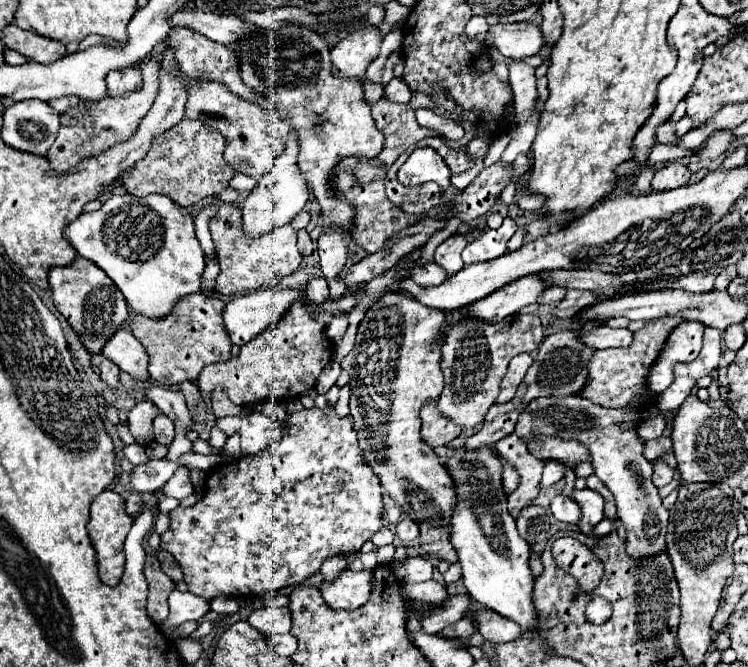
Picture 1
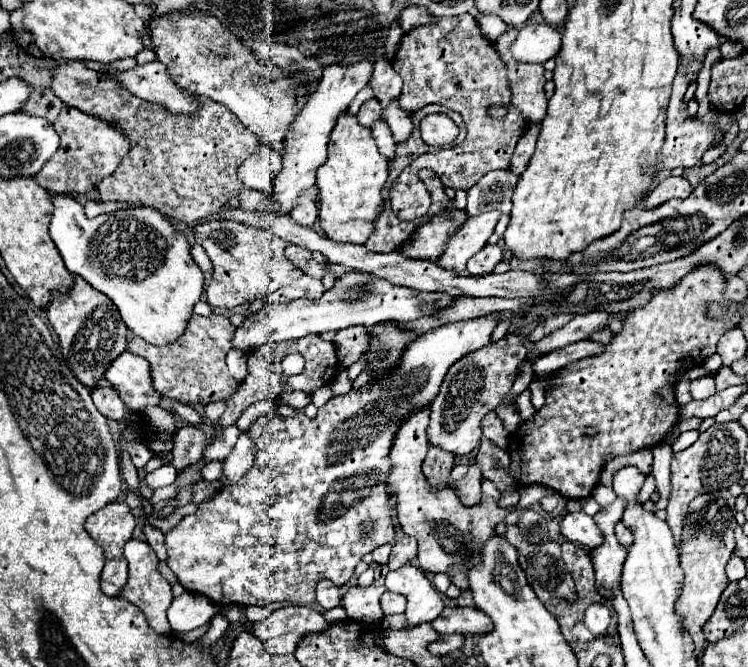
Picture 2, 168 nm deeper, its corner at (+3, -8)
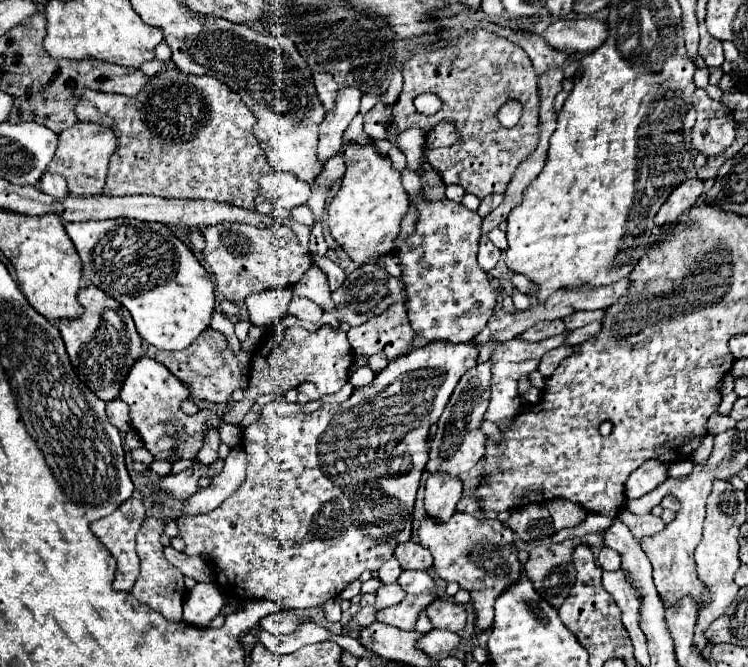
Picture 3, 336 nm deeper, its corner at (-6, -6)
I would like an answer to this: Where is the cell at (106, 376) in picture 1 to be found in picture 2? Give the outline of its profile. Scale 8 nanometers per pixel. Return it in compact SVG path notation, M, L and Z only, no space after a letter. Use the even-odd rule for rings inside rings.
M96 388L96 390L92 390L92 400L94 400L98 412L106 418L124 420L130 414L128 406L122 402L122 398L116 394L114 388Z

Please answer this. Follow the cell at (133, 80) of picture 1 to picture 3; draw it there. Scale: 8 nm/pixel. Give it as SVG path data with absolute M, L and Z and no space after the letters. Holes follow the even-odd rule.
M177 68L155 74L139 96L119 96L87 90L77 104L77 118L81 122L103 124L117 136L117 150L109 160L109 174L103 194L109 196L133 196L151 194L159 198L177 200L215 200L229 202L239 208L255 208L255 196L259 194L259 178L265 172L273 172L259 142L253 136L255 116L241 102L237 92L227 84L221 84L213 76L185 76Z

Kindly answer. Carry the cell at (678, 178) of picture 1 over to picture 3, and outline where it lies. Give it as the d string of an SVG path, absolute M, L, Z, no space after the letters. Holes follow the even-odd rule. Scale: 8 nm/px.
M685 180L679 184L679 188L673 190L673 194L667 198L667 202L661 206L661 210L655 216L655 226L661 228L661 224L675 222L683 212L687 212L703 194L703 182L701 180Z

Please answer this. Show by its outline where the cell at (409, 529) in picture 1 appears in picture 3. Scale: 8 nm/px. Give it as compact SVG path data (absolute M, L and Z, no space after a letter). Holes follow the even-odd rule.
M403 542L395 548L395 554L393 554L401 568L403 570L429 570L433 566L433 556L431 552L421 546L421 544L415 544L415 542Z

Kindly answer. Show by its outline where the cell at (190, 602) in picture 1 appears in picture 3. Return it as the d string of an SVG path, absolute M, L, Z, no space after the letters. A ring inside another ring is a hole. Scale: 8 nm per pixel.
M197 584L183 604L183 622L193 626L209 626L209 622L221 612L225 598L217 584Z

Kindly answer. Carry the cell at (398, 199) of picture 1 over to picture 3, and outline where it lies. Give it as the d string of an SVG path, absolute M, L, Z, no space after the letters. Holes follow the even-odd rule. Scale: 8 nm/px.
M477 30L477 32L467 32L463 36L457 36L445 48L437 48L437 50L427 52L427 54L413 54L411 60L407 60L403 66L403 80L405 80L405 84L403 84L401 96L393 108L393 126L395 128L417 126L422 132L428 133L443 120L453 122L457 128L457 134L459 134L457 148L461 146L465 156L459 156L459 160L451 160L453 164L431 164L431 166L441 170L445 184L460 184L466 193L473 194L481 200L489 194L505 194L513 172L517 170L519 162L525 160L533 152L533 148L537 146L537 136L539 136L537 76L533 72L529 56L517 44L497 36L495 32ZM423 92L431 92L431 94L437 94L441 98L443 106L435 116L423 116L415 110L413 100ZM507 100L517 100L523 106L521 120L515 128L503 128L497 122L497 112Z

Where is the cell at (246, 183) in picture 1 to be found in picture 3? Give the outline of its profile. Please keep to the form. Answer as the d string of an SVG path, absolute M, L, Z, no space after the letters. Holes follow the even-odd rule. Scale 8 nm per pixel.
M307 206L295 208L295 210L291 212L291 216L293 216L293 218L295 218L299 224L305 224L305 226L313 226L313 224L317 224L317 220L315 220L313 212L311 212Z

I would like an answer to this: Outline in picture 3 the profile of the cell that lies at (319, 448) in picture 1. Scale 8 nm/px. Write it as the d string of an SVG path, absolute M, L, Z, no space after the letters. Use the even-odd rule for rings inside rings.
M431 342L423 348L415 348L407 356L401 356L397 360L391 360L387 368L383 368L375 380L369 386L357 388L351 398L343 404L321 404L319 410L315 412L303 412L299 404L289 404L285 400L275 400L261 410L261 420L243 428L243 440L241 446L247 454L247 476L243 484L233 492L219 508L215 508L209 514L203 516L185 516L177 520L179 526L179 536L185 540L187 556L209 556L215 566L215 580L223 594L227 598L235 600L245 600L245 598L265 598L277 602L281 608L287 610L297 610L297 608L315 608L323 606L327 600L339 596L347 584L359 580L359 576L365 570L379 570L383 562L387 562L393 556L393 550L397 544L407 542L411 538L413 530L413 504L419 488L421 474L425 470L425 464L429 460L429 428L435 424L445 410L445 404L449 402L453 388L457 386L459 378L477 364L477 354L479 346L477 344L449 344L449 342ZM397 462L403 466L397 468ZM399 472L399 474L397 474Z

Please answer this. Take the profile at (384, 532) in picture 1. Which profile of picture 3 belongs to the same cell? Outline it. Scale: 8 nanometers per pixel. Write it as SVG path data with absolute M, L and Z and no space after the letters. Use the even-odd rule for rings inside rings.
M391 558L391 560L387 560L387 562L385 562L385 564L379 568L379 580L381 580L383 584L397 582L399 574L401 574L401 566L399 566L397 558Z

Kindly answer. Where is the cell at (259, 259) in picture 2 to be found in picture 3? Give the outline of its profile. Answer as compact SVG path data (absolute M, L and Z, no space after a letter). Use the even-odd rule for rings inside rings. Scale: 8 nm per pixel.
M223 222L223 224L209 226L203 232L203 236L207 242L203 250L203 260L213 272L219 294L231 302L243 302L245 296L249 296L251 292L263 292L271 288L291 288L311 268L309 252L299 244L293 230L285 224L275 224L273 228L255 228L255 226L237 224L237 222Z

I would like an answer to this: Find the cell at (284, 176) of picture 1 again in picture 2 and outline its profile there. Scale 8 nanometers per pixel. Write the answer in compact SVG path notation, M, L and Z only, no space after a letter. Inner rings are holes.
M356 62L352 66L324 66L322 78L316 86L316 90L308 96L308 102L304 104L302 112L296 116L288 130L288 138L284 140L284 152L282 152L282 170L276 176L274 192L270 196L272 204L278 206L278 216L288 216L294 204L300 200L300 196L314 186L316 182L316 168L326 160L326 146L330 132L340 116L358 90L362 90L372 78L372 62Z

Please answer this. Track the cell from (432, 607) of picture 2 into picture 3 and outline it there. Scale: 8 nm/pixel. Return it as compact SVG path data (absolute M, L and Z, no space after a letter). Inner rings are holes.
M403 570L397 582L407 594L421 594L425 590L437 588L433 578L429 576L429 572L417 572L417 570Z

